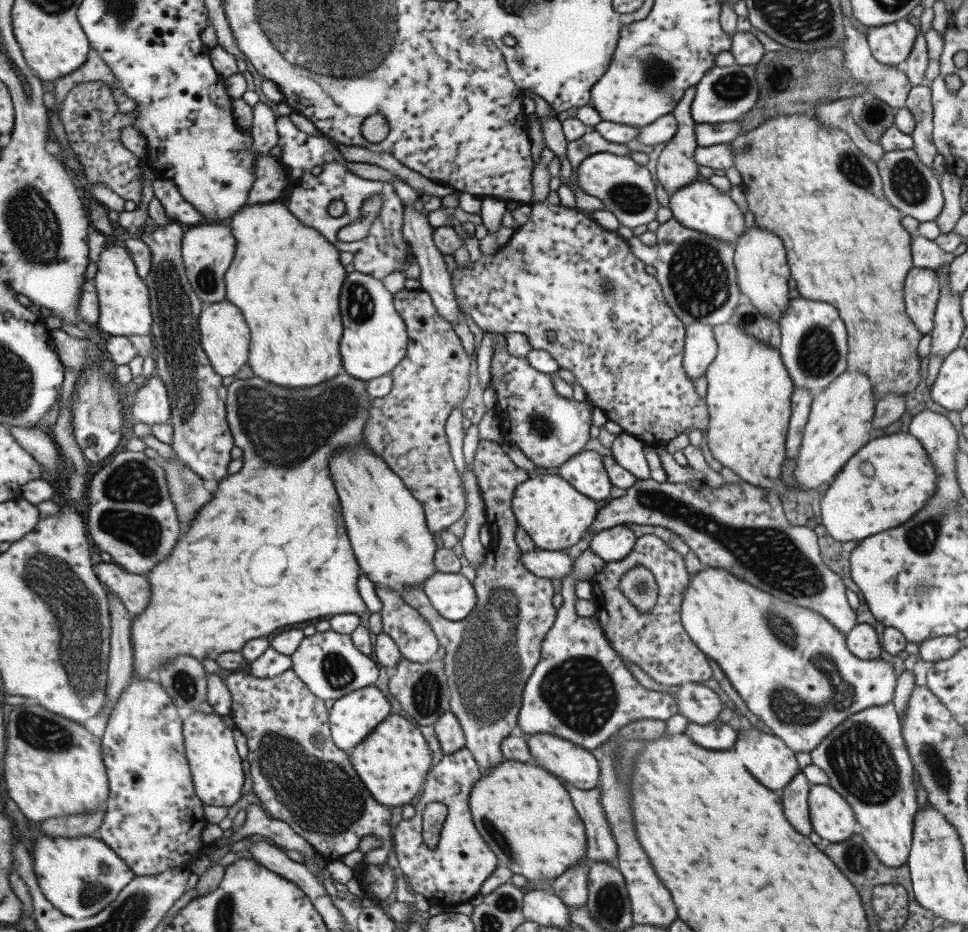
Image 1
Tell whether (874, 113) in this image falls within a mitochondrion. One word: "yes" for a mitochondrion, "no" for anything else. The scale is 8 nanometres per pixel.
yes

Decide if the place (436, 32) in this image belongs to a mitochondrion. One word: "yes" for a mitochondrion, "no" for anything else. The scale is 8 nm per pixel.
no

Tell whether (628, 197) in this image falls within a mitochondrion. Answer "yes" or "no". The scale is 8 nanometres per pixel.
yes

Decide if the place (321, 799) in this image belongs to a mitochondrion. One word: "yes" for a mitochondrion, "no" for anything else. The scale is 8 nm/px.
yes

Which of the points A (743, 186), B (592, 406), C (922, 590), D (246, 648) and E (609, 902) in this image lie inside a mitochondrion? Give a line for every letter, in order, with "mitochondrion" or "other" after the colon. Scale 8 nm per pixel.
A: other
B: other
C: mitochondrion
D: other
E: mitochondrion

